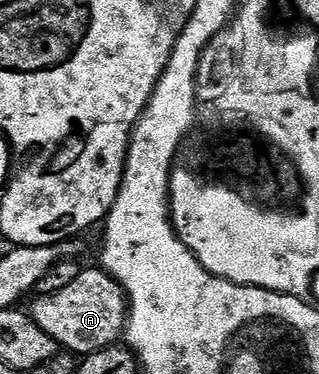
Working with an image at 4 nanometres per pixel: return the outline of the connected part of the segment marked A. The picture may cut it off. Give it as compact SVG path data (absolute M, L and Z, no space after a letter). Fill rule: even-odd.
M85 267L66 286L66 290L58 290L58 294L49 296L37 295L36 301L30 307L30 314L38 326L54 342L64 350L67 350L77 357L83 358L92 352L103 348L113 347L116 340L125 335L128 323L128 297L124 287L114 279L110 273L104 271L103 267Z

